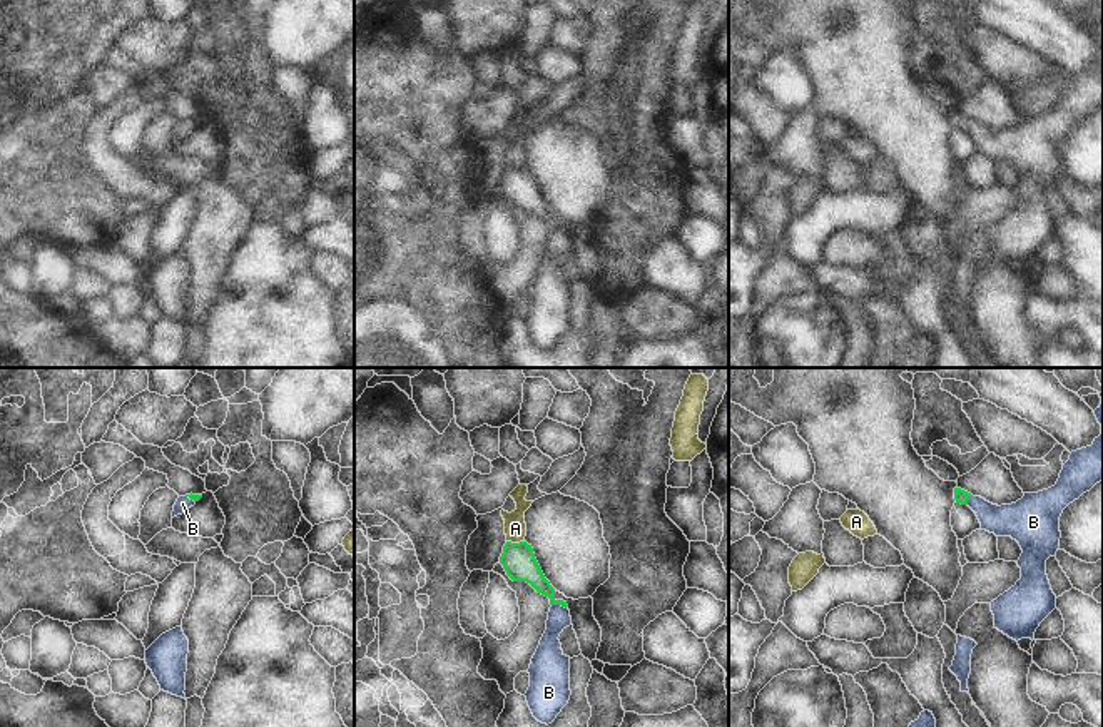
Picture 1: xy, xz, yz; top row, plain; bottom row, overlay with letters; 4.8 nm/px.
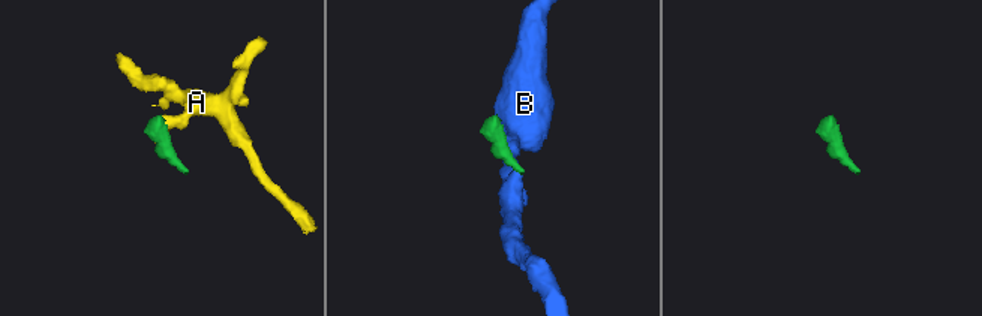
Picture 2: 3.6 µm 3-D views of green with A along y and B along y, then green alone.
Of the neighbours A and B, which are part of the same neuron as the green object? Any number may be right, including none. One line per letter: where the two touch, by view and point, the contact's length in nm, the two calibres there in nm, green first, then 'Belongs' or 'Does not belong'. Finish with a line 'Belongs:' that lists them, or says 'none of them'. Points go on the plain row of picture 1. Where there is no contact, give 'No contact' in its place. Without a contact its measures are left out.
A: Touches green at xz (515, 169). Shared border 90 nm. Thickness 160 nm (green) against 110 nm. Does not belong
B: Touches green at xz (559, 229). Shared border 80 nm. Thickness 140 nm (green) against 130 nm. Belongs
Belongs: B.

